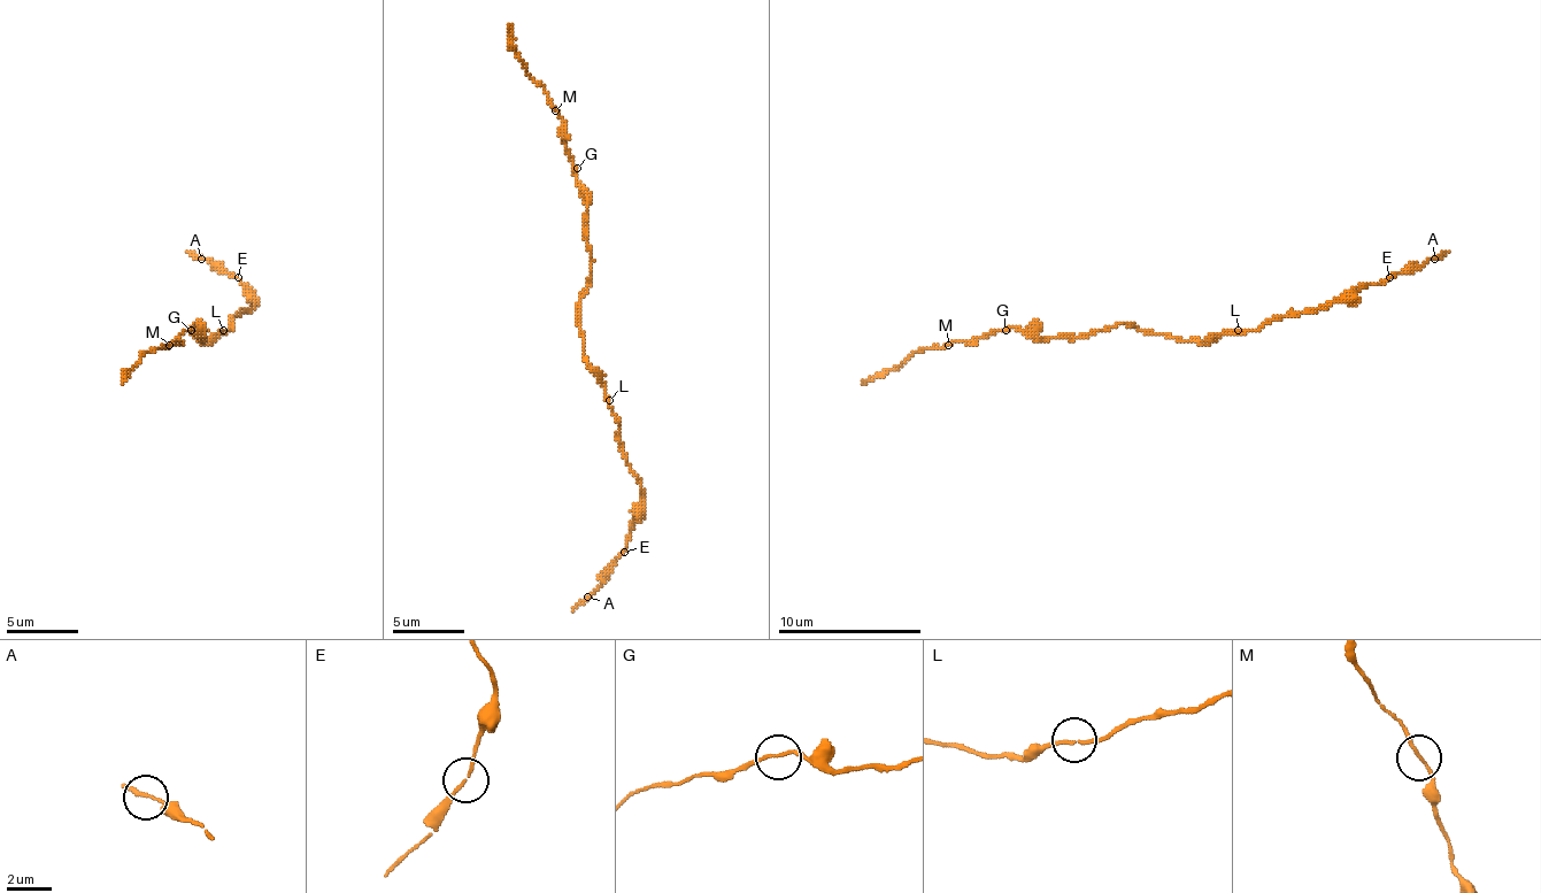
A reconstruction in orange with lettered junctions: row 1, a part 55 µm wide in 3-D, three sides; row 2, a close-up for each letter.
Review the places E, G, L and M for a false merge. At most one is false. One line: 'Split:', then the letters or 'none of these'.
Split: none of these

